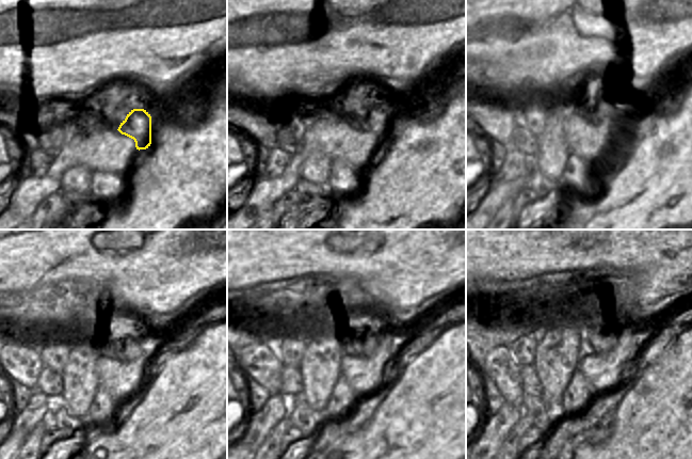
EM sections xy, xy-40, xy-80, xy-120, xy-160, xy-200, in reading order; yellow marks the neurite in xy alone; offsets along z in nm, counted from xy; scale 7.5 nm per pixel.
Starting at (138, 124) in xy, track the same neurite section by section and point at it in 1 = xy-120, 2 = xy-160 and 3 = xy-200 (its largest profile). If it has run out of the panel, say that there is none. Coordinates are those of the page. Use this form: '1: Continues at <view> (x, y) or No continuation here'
1: Continues at xy-120 (133, 351)
2: Continues at xy-160 (372, 347)
3: Continues at xy-200 (601, 342).

